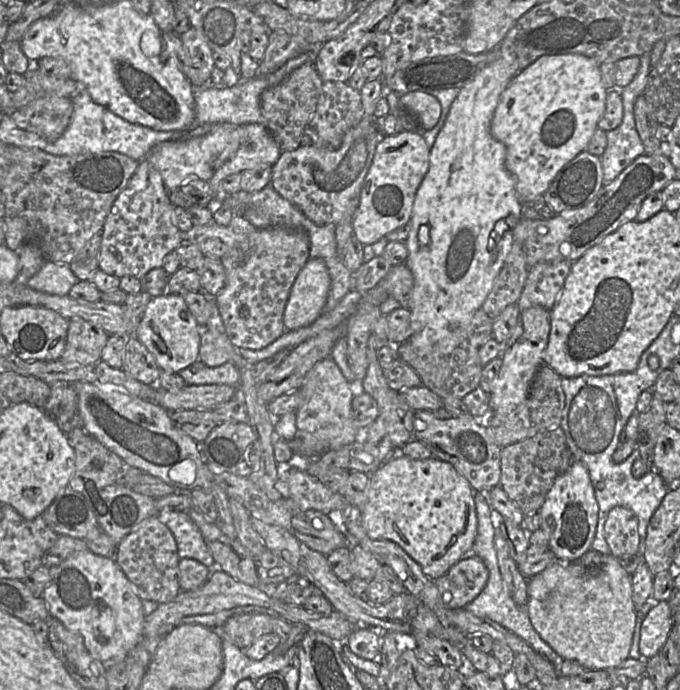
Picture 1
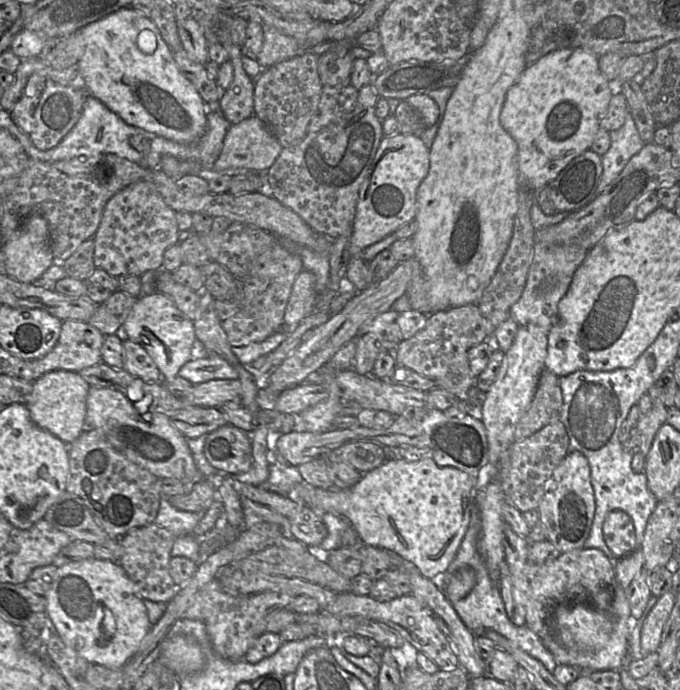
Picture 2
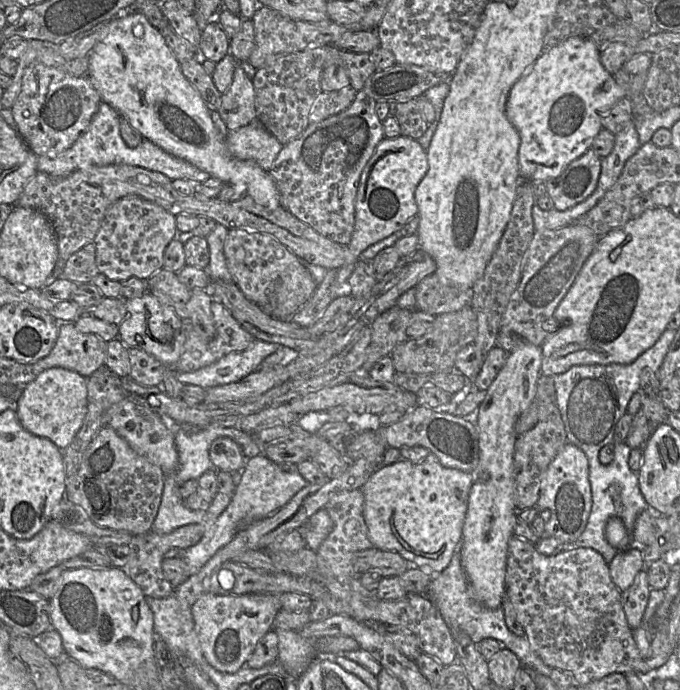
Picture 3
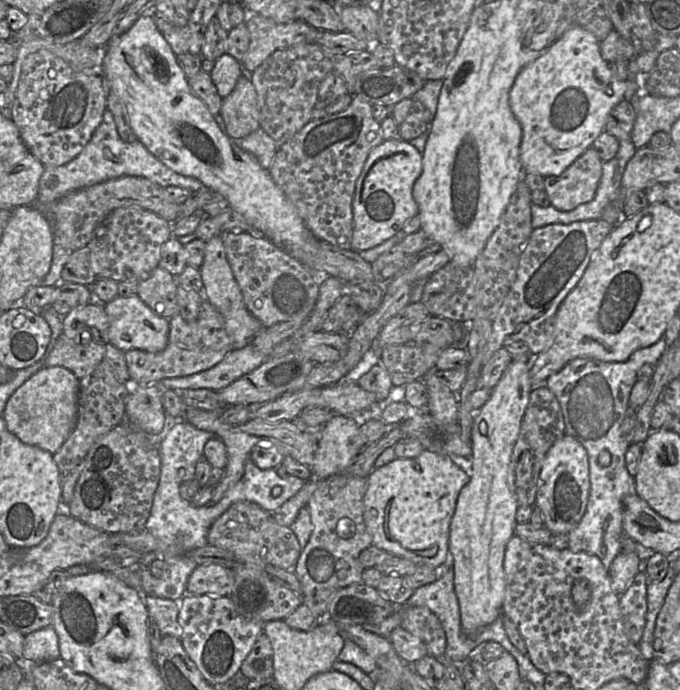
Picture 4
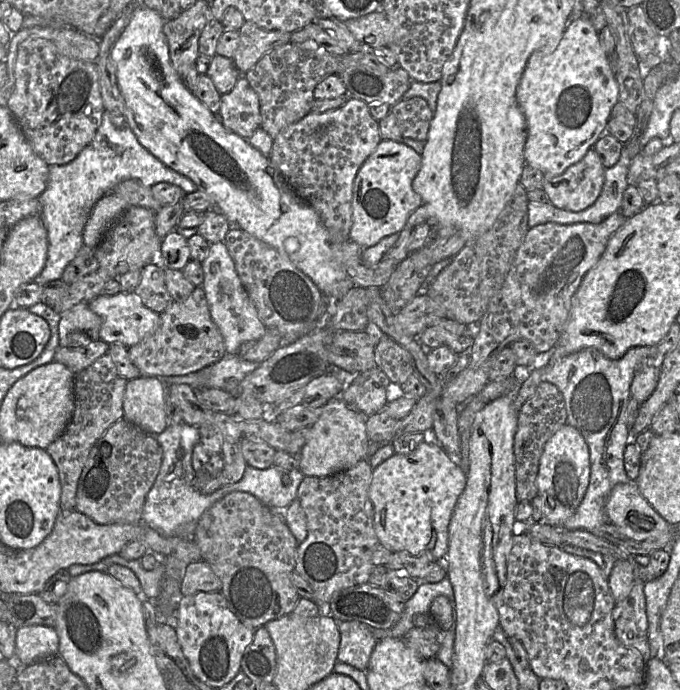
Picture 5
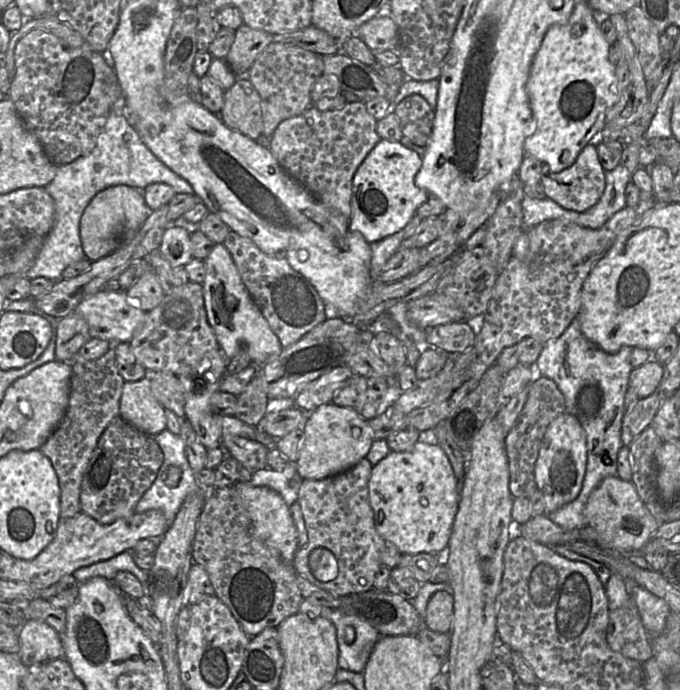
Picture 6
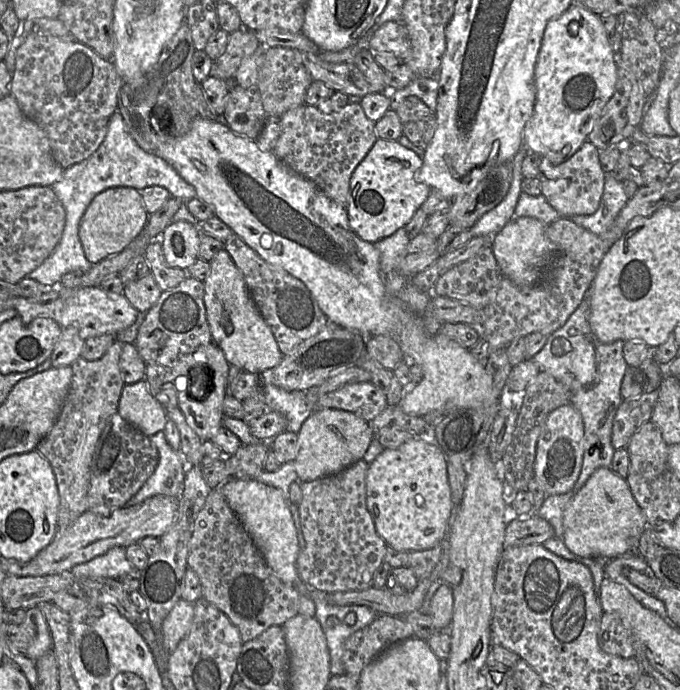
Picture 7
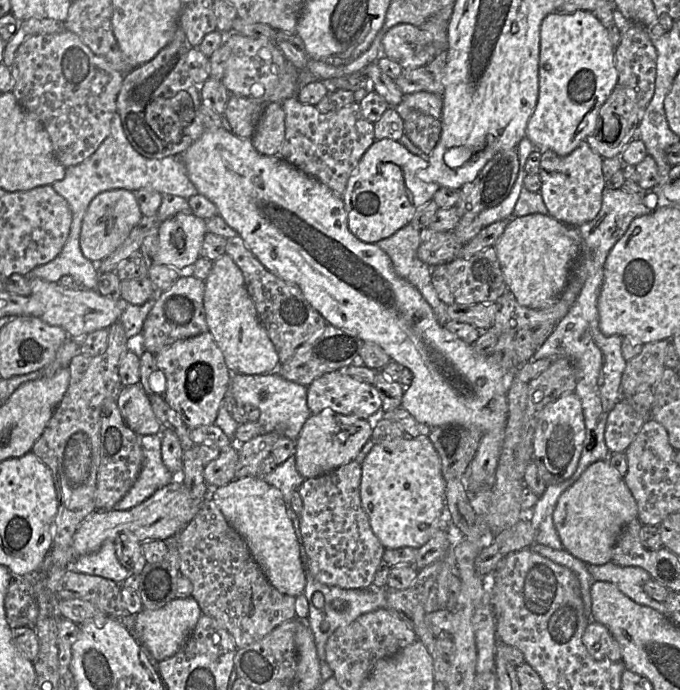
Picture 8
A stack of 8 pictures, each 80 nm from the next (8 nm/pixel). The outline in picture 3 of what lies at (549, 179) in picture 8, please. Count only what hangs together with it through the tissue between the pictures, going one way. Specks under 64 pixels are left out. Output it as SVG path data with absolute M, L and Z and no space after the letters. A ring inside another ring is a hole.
M589 148L562 173L545 182L554 208L565 211L586 200L596 189L601 173L601 158Z

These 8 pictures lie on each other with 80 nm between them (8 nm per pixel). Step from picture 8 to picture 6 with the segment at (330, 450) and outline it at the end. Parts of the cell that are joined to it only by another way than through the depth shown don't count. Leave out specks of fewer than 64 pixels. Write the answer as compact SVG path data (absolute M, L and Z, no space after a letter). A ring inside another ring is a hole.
M328 403L308 414L296 469L303 479L320 480L344 472L367 457L373 443L368 421L349 407Z

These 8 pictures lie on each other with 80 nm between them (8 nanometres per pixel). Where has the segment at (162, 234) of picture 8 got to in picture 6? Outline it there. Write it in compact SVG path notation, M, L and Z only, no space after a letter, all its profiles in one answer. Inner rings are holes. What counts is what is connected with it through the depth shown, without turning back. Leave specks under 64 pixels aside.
M169 225L163 234L159 252L172 267L185 267L194 258L191 234L183 227Z

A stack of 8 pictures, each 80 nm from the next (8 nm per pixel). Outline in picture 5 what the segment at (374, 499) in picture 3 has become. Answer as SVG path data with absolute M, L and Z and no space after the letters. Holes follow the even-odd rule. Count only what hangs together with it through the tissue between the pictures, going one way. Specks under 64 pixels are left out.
M433 437L409 454L393 454L373 469L369 486L379 543L392 553L404 551L426 555L432 562L440 560L448 552L449 523L466 482L465 470Z

